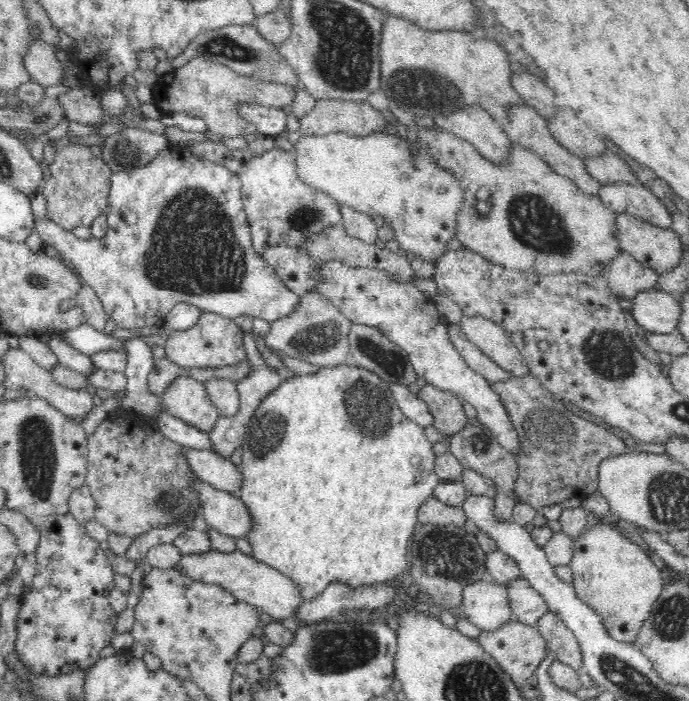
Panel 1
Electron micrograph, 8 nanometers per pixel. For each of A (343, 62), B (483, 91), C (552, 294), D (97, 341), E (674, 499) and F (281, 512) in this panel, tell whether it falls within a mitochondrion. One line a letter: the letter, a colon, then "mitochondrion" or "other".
A: mitochondrion
B: other
C: other
D: other
E: mitochondrion
F: other

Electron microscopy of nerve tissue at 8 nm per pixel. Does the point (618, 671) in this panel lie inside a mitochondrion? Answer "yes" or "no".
yes

